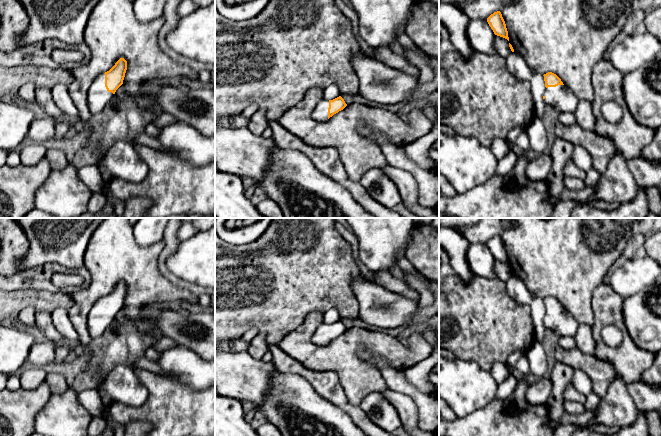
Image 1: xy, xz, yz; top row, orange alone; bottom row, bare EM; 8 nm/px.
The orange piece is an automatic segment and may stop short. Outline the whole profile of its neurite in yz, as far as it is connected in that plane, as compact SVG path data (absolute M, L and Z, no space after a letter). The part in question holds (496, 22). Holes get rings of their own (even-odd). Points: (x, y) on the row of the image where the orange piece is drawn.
M500 11L491 14L487 18L487 22L495 35L503 37L509 41L506 24Z

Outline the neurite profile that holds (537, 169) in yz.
M546 150L528 161L526 166L526 177L531 181L547 180L552 165L553 160L551 153Z

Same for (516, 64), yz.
M515 52L511 53L506 58L506 64L510 73L515 77L530 83L534 100L535 117L542 118L546 108L546 104L543 99L546 89L544 76L539 73L535 73L528 66L524 58Z

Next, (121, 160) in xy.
M128 141L114 143L102 157L99 169L106 170L112 177L138 183L148 175L148 166L138 155L134 144Z

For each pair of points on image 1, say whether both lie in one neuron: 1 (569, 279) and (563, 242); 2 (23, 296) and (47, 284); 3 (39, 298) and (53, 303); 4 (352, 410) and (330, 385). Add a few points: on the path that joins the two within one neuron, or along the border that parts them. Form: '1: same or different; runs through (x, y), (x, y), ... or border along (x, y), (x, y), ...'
1: same; runs through (569, 270), (567, 251)
2: different; border along (11, 290), (36, 289), (53, 292), (59, 290)
3: same; runs through (42, 300), (50, 301)
4: same; runs through (345, 405), (330, 392)

